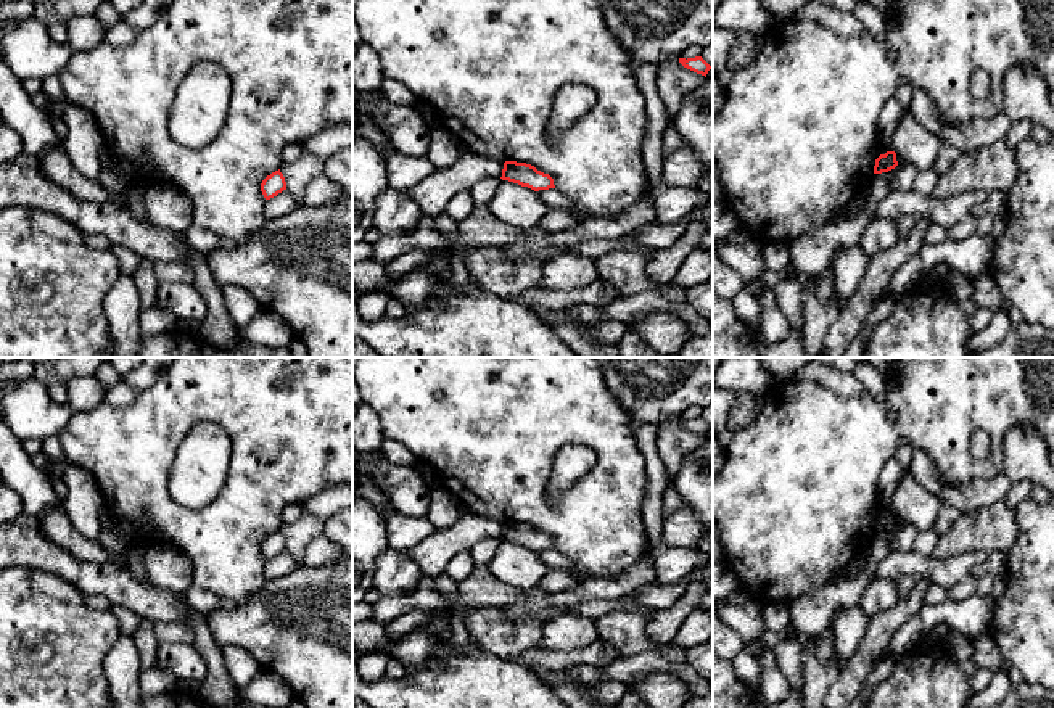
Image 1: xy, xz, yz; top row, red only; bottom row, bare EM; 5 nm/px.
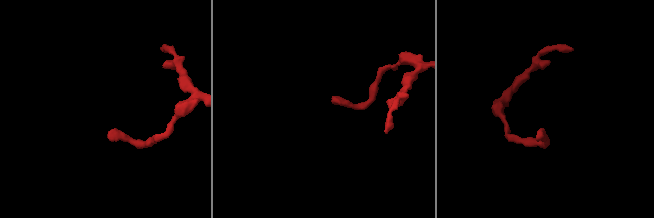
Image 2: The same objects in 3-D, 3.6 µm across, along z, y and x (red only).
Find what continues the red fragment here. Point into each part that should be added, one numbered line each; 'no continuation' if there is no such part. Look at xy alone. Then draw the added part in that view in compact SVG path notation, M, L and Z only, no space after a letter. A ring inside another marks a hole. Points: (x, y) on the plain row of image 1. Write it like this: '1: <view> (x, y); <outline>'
no continuation

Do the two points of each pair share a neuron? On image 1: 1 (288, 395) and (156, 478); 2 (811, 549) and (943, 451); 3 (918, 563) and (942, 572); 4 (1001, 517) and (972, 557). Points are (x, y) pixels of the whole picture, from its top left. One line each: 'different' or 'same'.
1: same
2: same
3: same
4: different

